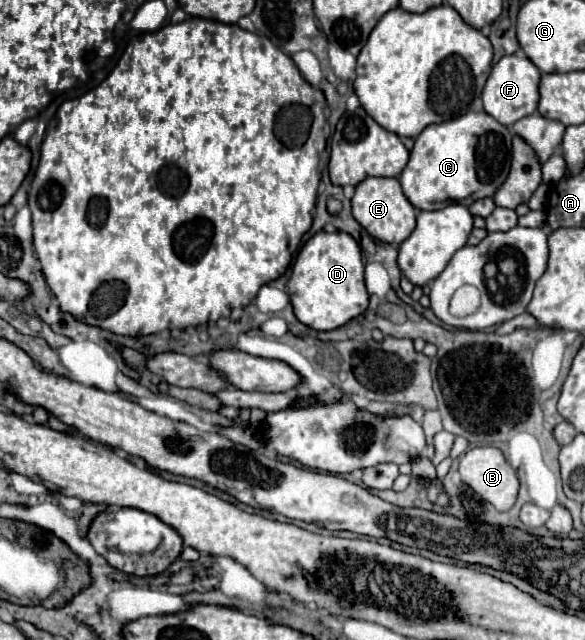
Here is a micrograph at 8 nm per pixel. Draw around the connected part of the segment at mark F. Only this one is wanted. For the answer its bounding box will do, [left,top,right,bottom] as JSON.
[483,56,541,126]

